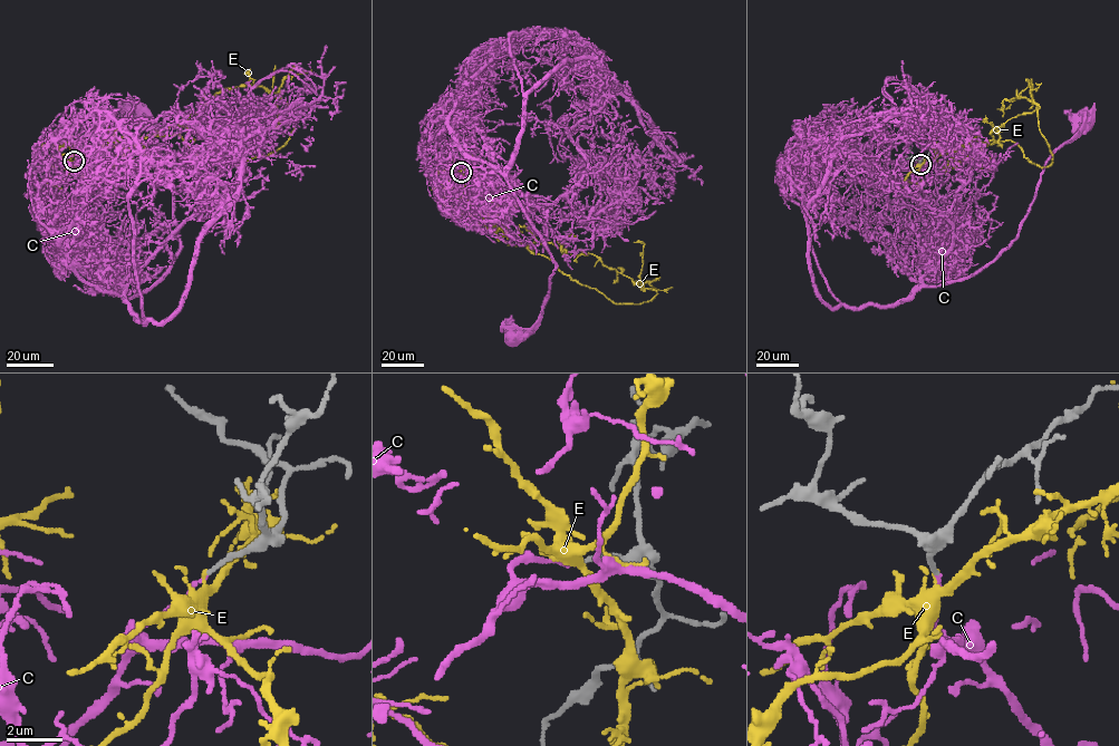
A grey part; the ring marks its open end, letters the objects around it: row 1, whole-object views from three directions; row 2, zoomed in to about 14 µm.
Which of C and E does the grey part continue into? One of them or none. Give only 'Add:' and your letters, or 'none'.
Add: C

